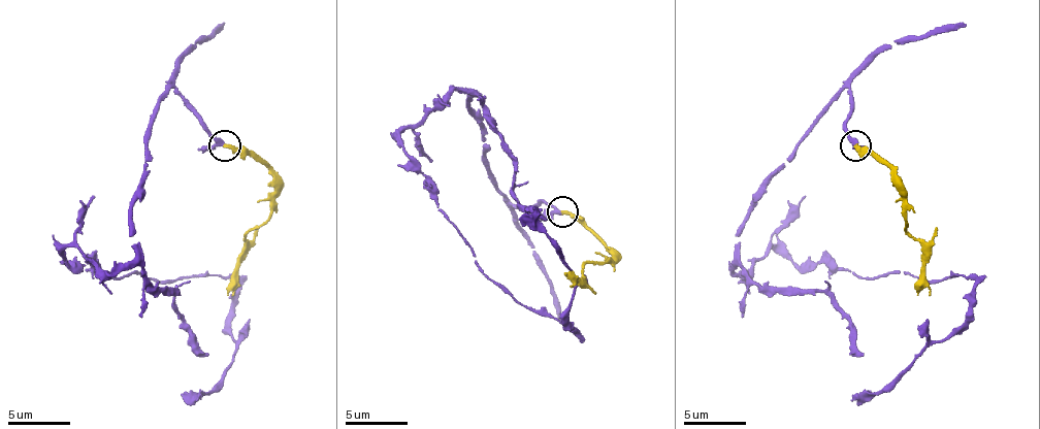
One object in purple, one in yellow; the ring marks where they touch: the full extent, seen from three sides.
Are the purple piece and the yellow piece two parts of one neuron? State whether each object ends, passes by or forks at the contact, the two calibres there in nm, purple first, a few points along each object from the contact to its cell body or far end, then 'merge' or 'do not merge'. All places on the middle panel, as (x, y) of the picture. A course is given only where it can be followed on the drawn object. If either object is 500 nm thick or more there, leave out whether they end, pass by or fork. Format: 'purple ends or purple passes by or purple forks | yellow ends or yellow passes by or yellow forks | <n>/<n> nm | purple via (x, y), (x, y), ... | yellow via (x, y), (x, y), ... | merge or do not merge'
purple passes by | yellow ends | 320/280 nm | purple via (560, 212), (507, 200), (469, 91), (400, 134), (479, 268), (573, 331), (573, 268), (534, 225), (534, 206) | yellow via (563, 212), (585, 225), (613, 253), (607, 259), (585, 265), (582, 278), (570, 288) | merge

